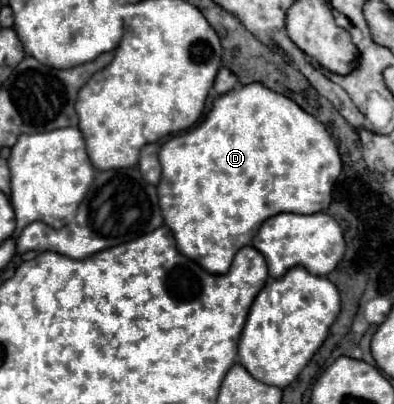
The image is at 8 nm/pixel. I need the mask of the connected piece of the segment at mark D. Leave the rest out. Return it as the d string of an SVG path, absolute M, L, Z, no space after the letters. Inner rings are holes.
M255 82L255 84L247 84L247 86L239 86L239 88L233 88L233 92L227 92L225 96L219 96L215 102L213 102L213 108L211 112L205 116L205 120L197 126L197 128L191 128L187 132L181 132L181 134L175 134L173 138L169 138L163 146L161 146L161 154L159 154L159 162L161 162L161 168L163 168L163 174L161 174L161 182L157 184L157 192L159 192L159 204L161 204L161 212L163 212L163 220L165 224L173 230L173 236L175 236L175 242L177 242L177 250L199 262L209 274L225 274L231 266L231 260L235 256L235 252L247 244L251 244L253 236L257 234L259 226L269 218L269 216L275 216L275 214L281 214L281 212L295 212L295 214L315 214L315 212L323 212L327 210L327 206L331 204L331 194L333 194L333 184L337 180L337 176L341 174L341 158L339 158L339 152L337 152L337 144L335 140L329 136L327 128L311 114L307 114L303 108L299 108L291 98L283 96L283 94L277 94L273 90L269 90L267 86Z

